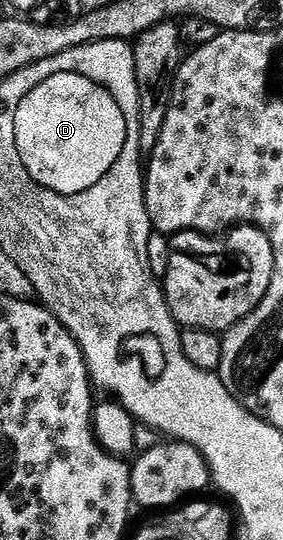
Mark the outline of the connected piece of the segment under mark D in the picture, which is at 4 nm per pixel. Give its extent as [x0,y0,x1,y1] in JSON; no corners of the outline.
[17,72,125,193]

